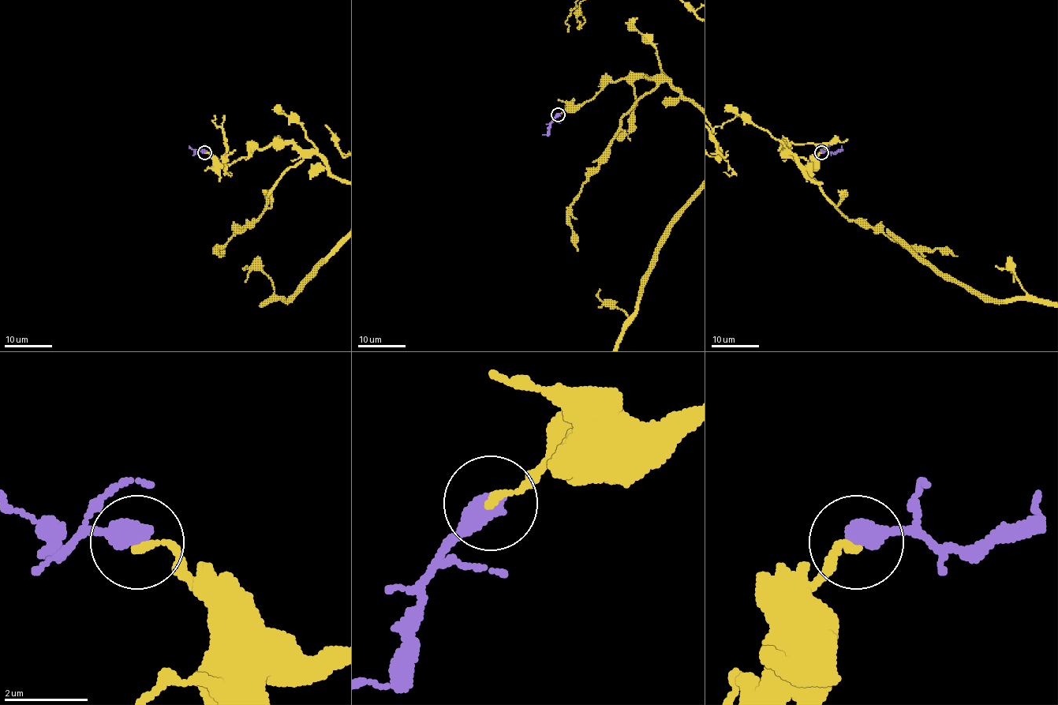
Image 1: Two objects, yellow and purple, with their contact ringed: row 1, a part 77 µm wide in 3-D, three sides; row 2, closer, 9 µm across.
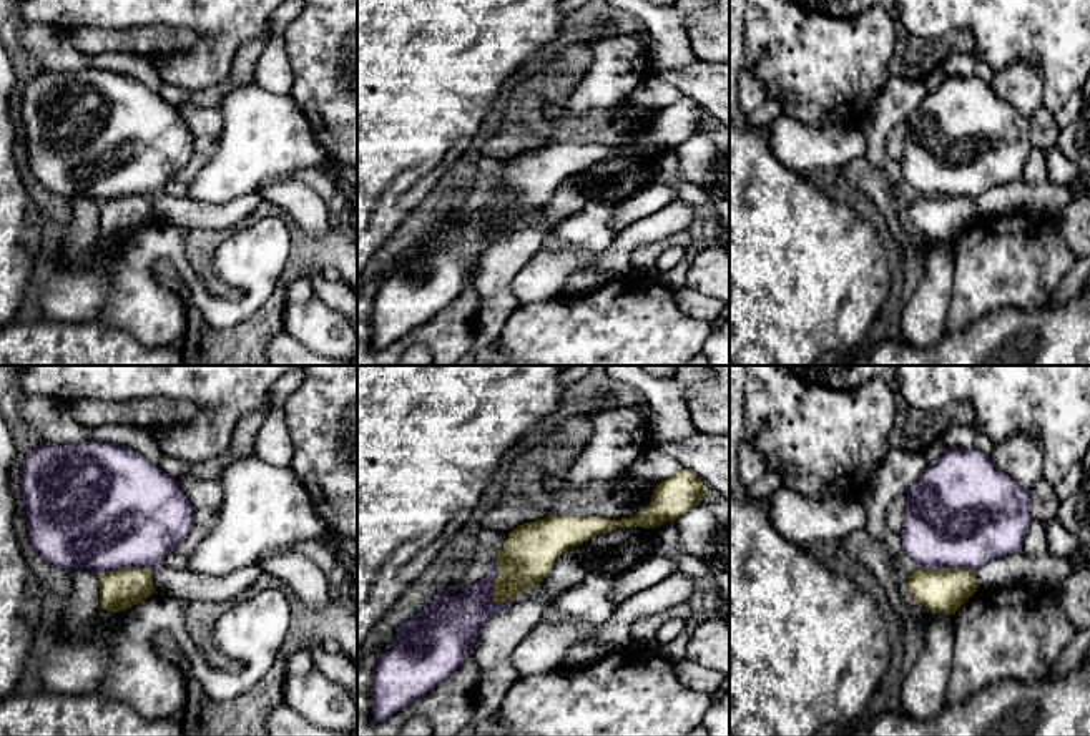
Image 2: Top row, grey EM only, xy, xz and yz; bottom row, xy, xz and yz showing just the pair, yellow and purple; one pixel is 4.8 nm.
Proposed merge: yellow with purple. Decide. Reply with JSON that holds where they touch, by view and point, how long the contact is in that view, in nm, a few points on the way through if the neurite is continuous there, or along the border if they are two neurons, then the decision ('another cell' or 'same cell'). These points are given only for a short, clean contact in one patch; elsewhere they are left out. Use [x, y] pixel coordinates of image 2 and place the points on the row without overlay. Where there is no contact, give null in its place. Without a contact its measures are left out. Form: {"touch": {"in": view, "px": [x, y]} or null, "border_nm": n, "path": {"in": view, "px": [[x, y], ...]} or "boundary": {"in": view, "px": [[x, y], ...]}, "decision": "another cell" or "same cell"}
{"touch": {"in": "xz", "px": [495, 213]}, "border_nm": 220, "boundary": {"in": "xz", "px": [[494, 188], [499, 193], [499, 203], [492, 226], [502, 233]]}, "decision": "another cell"}

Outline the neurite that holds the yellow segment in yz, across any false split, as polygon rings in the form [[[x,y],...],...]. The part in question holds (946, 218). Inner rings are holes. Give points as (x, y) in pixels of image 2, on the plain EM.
[[[919,196],[907,208],[907,216],[919,231],[932,241],[952,244],[979,214],[975,199],[969,196]]]

